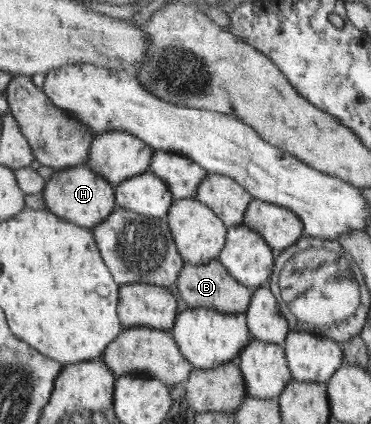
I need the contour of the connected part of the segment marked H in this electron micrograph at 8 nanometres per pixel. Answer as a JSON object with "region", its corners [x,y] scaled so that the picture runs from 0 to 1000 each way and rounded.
{"region":[[[237,387],[146,403],[116,455],[129,493],[137,500],[154,505],[159,514],[170,514],[175,521],[183,519],[186,524],[240,540],[253,540],[261,531],[270,531],[315,491],[310,436],[288,420],[253,406]]]}

